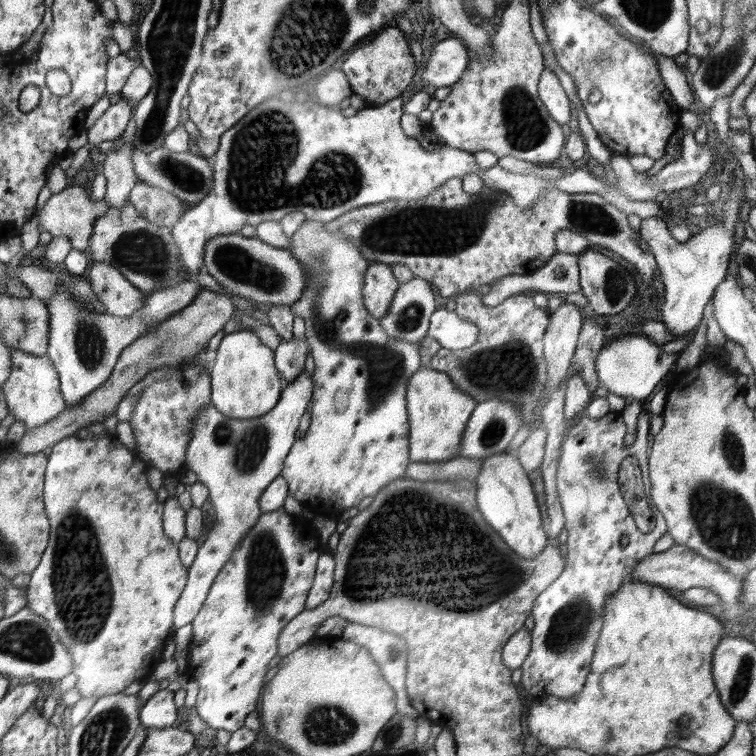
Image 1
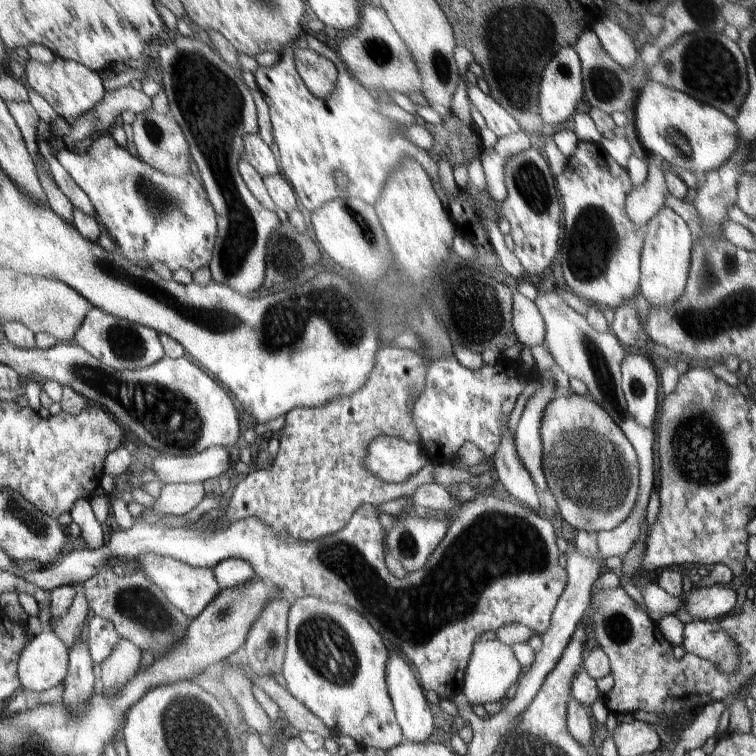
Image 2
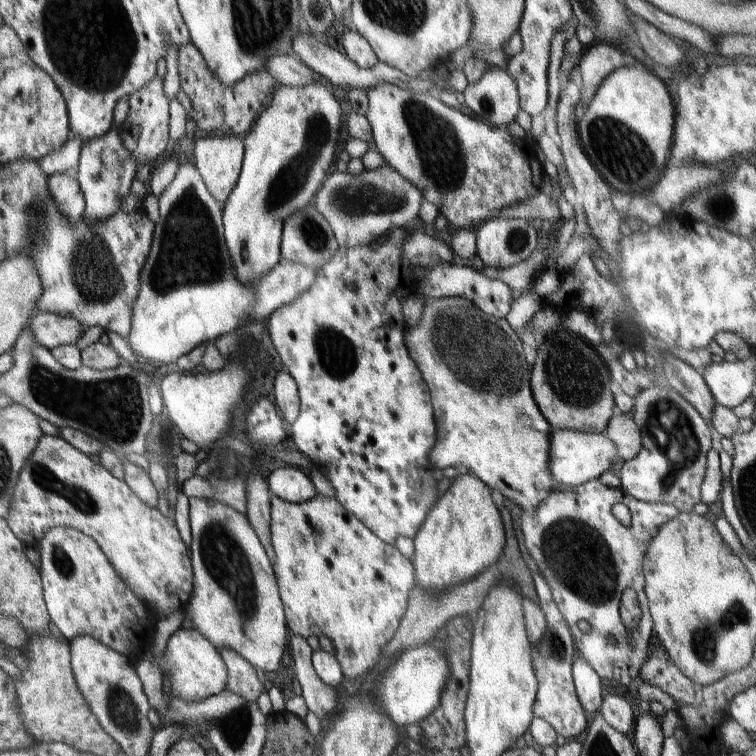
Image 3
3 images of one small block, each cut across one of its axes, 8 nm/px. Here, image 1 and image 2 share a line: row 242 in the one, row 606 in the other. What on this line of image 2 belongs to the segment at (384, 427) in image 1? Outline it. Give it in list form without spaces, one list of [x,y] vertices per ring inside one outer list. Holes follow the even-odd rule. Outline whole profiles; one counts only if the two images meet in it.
[[[313,596],[297,597],[291,600],[287,622],[287,649],[281,672],[286,680],[288,692],[290,692],[296,700],[304,704],[306,708],[309,708],[316,714],[334,734],[346,735],[350,736],[350,738],[354,738],[362,749],[372,746],[372,748],[382,748],[382,750],[387,751],[388,749],[394,748],[396,745],[402,744],[402,742],[406,742],[406,738],[404,738],[403,732],[398,724],[390,695],[388,694],[386,684],[388,657],[389,651],[384,645],[383,638],[376,632],[375,628],[372,628],[372,625],[366,620],[365,616],[362,616],[360,612],[349,607],[346,603],[329,603]]]

